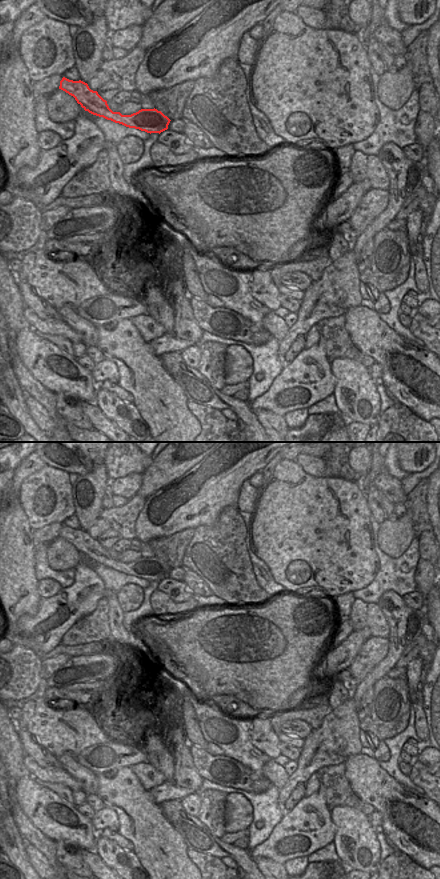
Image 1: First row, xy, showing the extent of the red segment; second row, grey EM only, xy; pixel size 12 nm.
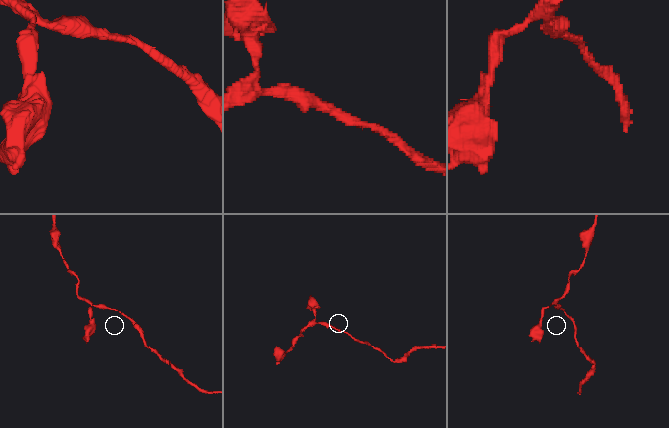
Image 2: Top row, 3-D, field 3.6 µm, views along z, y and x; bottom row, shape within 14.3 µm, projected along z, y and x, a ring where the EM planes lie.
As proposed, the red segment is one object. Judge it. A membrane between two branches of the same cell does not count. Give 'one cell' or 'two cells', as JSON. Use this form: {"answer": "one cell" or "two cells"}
{"answer": "one cell"}

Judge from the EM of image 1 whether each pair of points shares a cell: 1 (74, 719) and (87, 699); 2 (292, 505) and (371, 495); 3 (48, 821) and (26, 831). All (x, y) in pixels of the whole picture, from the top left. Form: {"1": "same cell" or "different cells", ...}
{"1": "different cells", "2": "different cells", "3": "different cells"}

